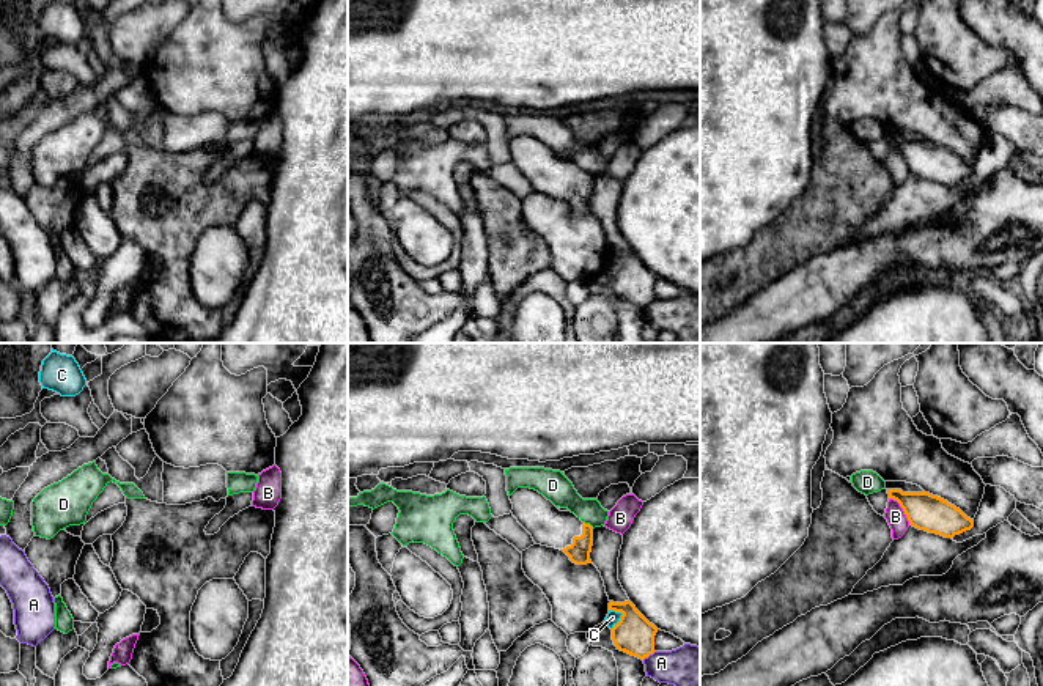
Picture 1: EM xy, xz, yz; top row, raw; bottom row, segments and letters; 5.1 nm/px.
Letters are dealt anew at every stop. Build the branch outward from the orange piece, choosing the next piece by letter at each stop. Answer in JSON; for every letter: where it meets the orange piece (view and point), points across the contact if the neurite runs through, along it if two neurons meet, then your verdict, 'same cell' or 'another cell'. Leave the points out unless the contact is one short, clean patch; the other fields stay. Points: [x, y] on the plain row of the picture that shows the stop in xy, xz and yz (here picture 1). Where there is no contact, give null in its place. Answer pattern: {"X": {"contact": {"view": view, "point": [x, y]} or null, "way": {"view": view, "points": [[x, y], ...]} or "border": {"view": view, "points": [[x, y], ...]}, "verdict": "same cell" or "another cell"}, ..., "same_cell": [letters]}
{"A": {"contact": {"view": "xz", "point": [648, 302]}, "border": {"view": "xz", "points": [[655, 299], [642, 307]]}, "verdict": "another cell"}, "B": {"contact": {"view": "yz", "point": [903, 158]}, "verdict": "another cell"}, "C": {"contact": {"view": "xz", "point": [620, 268]}, "verdict": "another cell"}, "D": {"contact": {"view": "xz", "point": [589, 172]}, "border": {"view": "xz", "points": [[584, 169], [593, 175]]}, "verdict": "another cell"}, "same_cell": []}

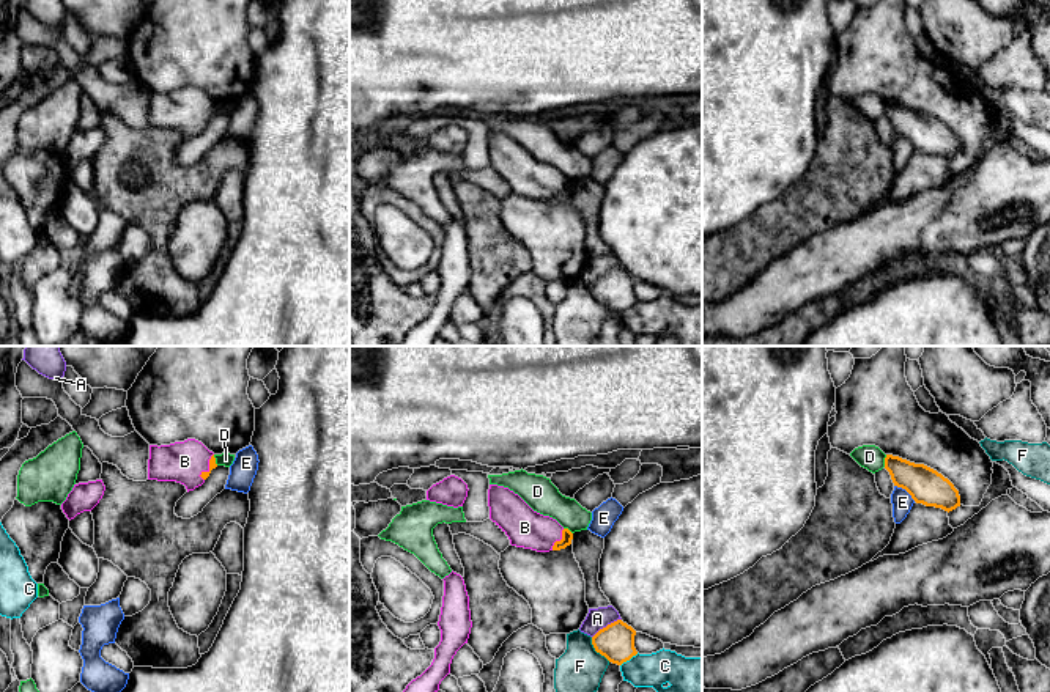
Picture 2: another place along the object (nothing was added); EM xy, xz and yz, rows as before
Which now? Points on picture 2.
{"A": {"contact": {"view": "xz", "point": [608, 272]}, "verdict": "another cell"}, "B": {"contact": {"view": "xz", "point": [561, 187]}, "way": {"view": "xz", "points": [[567, 183], [561, 187], [524, 175]]}, "verdict": "same cell"}, "C": {"contact": {"view": "xz", "point": [628, 307]}, "border": {"view": "xz", "points": [[638, 301], [621, 313]]}, "verdict": "another cell"}, "D": {"contact": {"view": "yz", "point": [885, 109]}, "border": {"view": "yz", "points": [[887, 103], [883, 114]]}, "verdict": "another cell"}, "E": {"contact": {"view": "yz", "point": [905, 137]}, "verdict": "another cell"}, "F": {"contact": {"view": "xz", "point": [597, 299]}, "border": {"view": "xz", "points": [[591, 285], [592, 294], [610, 309]]}, "verdict": "another cell"}, "same_cell": ["B"]}

